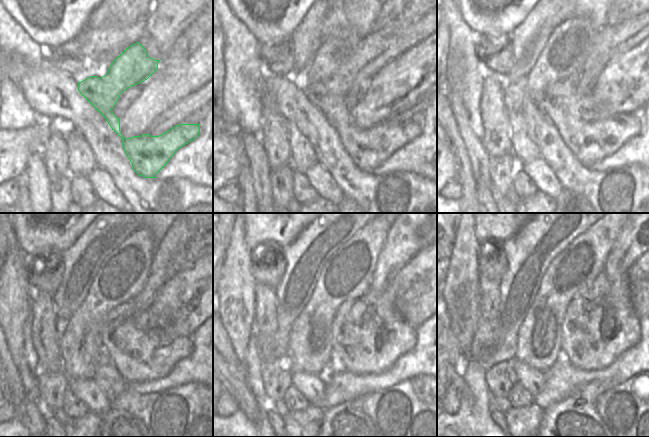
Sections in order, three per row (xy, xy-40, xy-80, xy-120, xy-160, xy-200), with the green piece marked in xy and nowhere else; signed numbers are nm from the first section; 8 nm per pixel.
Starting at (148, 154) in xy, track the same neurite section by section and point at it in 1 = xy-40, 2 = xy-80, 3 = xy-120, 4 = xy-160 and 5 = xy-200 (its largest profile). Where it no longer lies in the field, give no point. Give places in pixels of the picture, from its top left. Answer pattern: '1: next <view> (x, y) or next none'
1: next xy-40 (368, 147)
2: next xy-80 (590, 142)
3: next xy-120 (141, 349)
4: next xy-160 (368, 337)
5: next xy-200 (600, 324)

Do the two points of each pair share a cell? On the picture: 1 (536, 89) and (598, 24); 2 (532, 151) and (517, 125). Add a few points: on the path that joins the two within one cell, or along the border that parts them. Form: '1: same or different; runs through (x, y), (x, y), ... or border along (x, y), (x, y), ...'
1: different; border along (574, 15), (585, 17), (597, 30)
2: same; runs through (526, 145), (519, 138), (518, 131)

